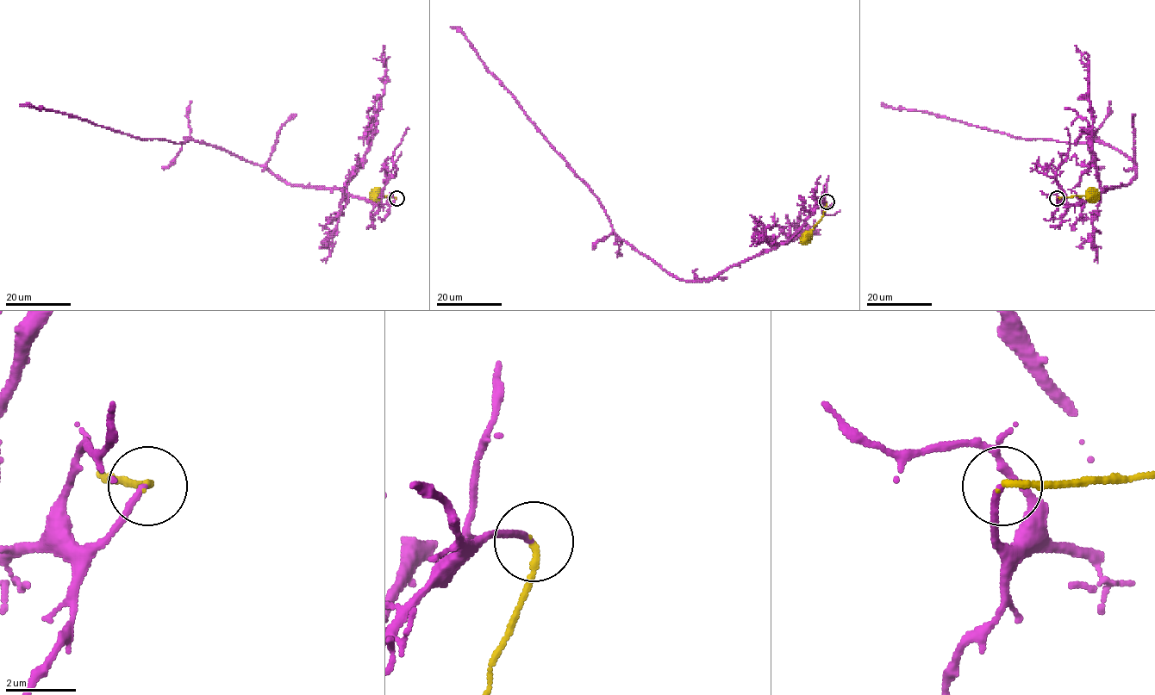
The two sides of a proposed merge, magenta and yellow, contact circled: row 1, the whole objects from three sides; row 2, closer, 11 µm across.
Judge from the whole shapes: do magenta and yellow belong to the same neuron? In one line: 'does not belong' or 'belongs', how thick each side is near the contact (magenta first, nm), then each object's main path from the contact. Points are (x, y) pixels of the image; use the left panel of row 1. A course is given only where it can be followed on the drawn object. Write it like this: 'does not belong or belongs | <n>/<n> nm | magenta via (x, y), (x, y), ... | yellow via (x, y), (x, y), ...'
belongs | 180/180 nm | magenta via (396, 198), (373, 205), (340, 189), (292, 185), (220, 148), (138, 139), (20, 103) | yellow via (396, 198), (377, 196)

